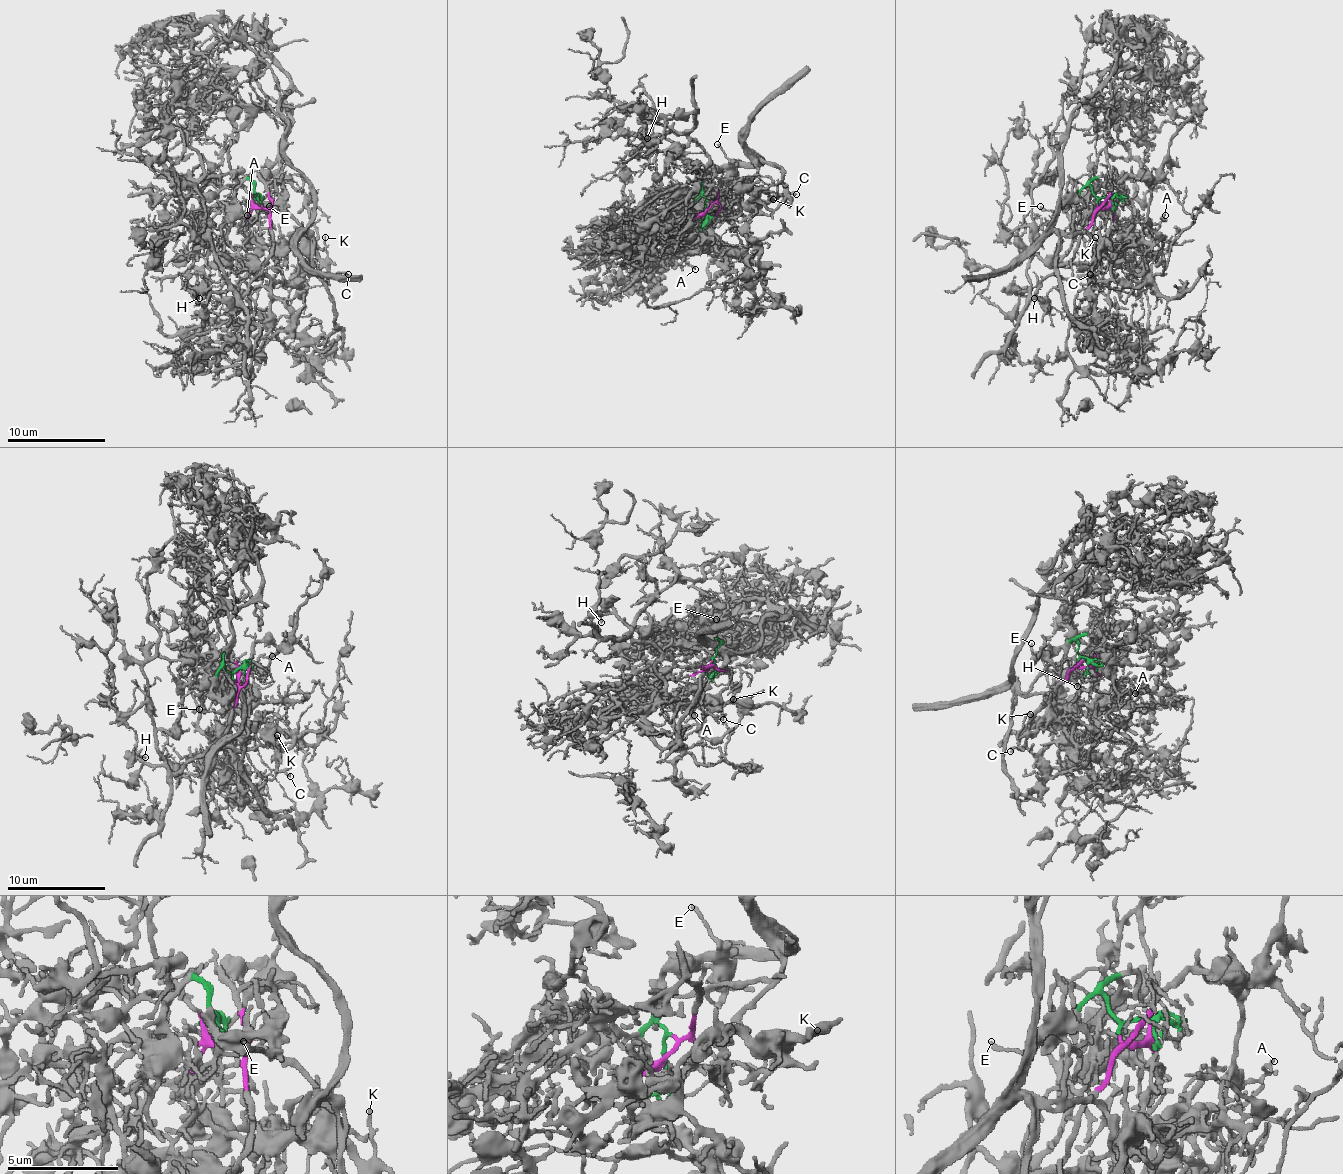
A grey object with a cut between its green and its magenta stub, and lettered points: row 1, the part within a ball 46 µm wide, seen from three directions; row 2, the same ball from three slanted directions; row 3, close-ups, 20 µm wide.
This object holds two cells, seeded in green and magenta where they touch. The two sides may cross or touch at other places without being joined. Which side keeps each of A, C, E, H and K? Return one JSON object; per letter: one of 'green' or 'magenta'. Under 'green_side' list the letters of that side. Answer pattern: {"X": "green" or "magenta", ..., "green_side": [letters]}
{"A": "magenta", "C": "green", "E": "green", "H": "magenta", "K": "green", "green_side": ["C", "E", "K"]}

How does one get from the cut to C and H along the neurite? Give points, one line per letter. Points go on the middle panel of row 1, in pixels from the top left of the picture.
C: (708, 200), (708, 215), (720, 215), (737, 200), (767, 203), (779, 195), (797, 193)
H: (708, 200), (718, 198), (720, 183), (713, 163), (688, 136), (651, 121), (644, 131), (646, 139)

